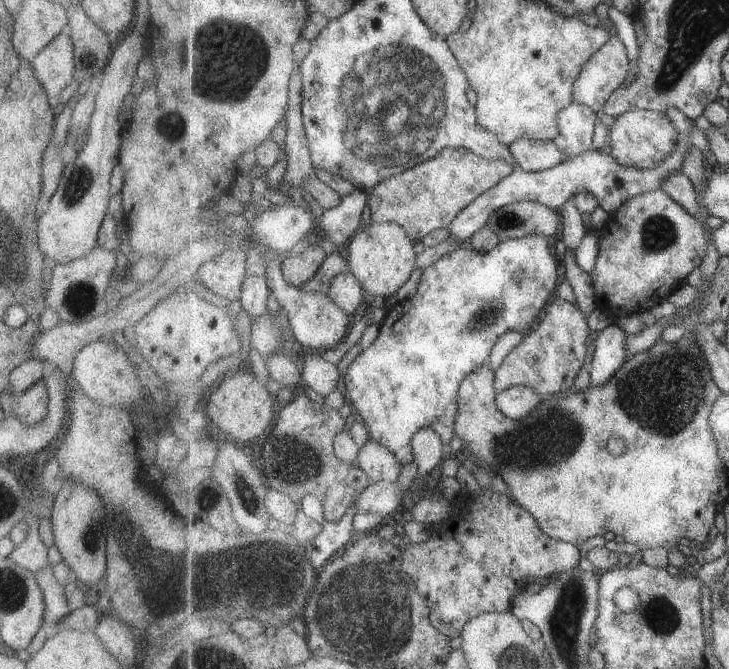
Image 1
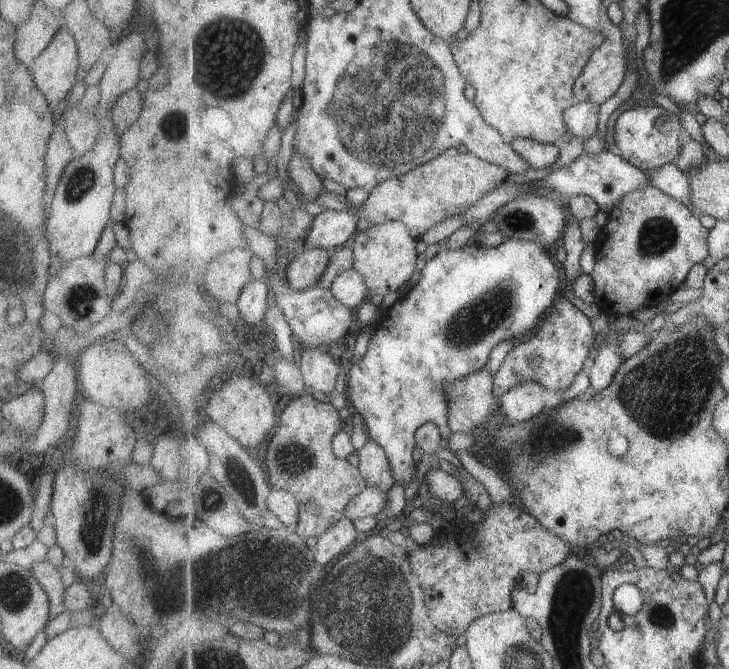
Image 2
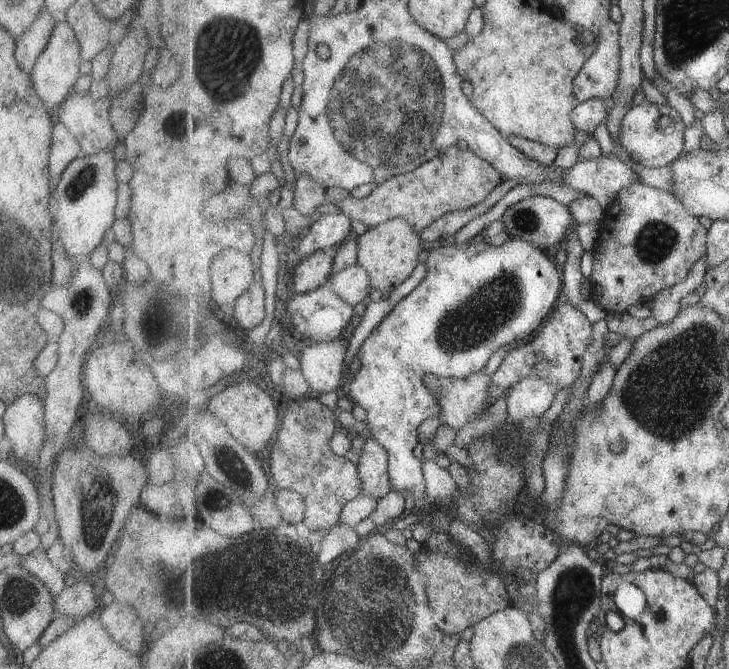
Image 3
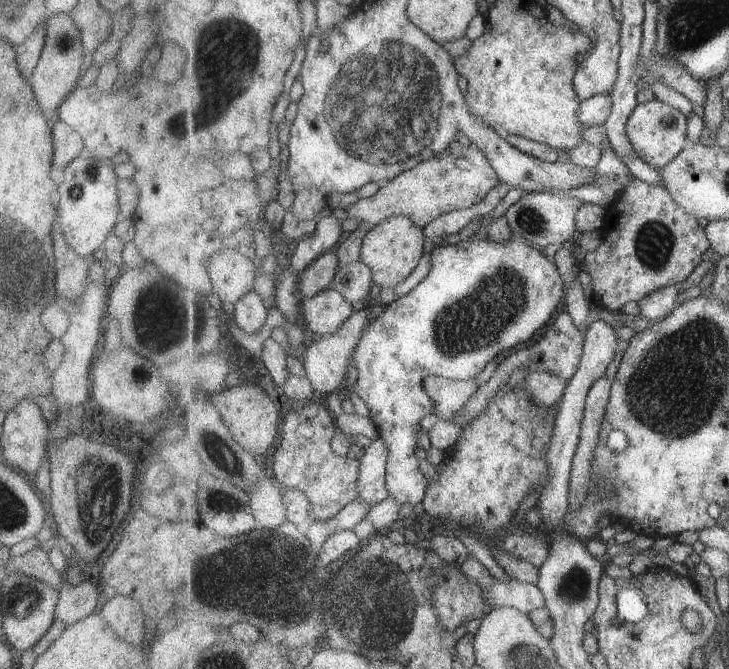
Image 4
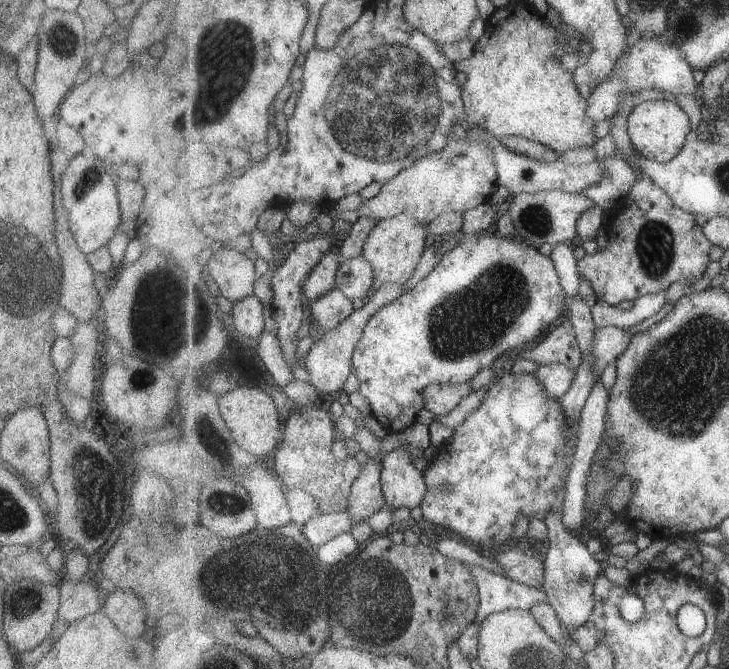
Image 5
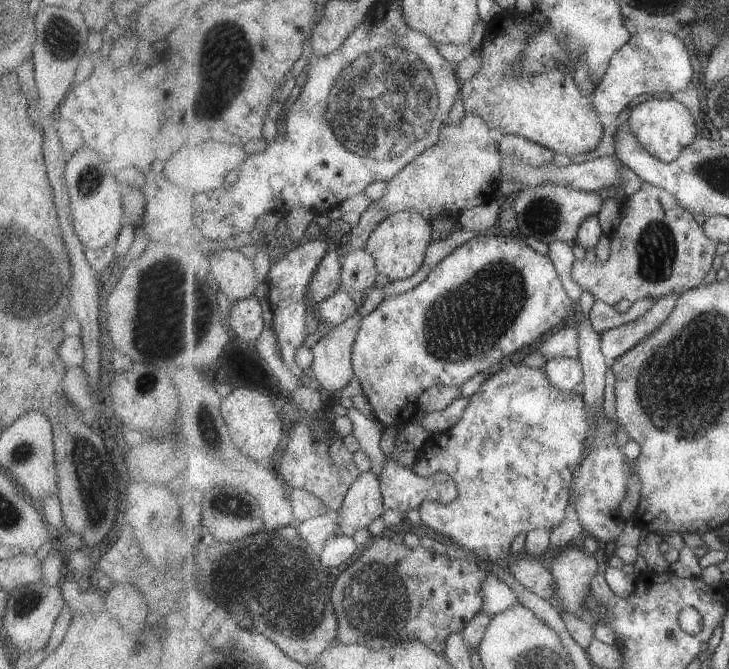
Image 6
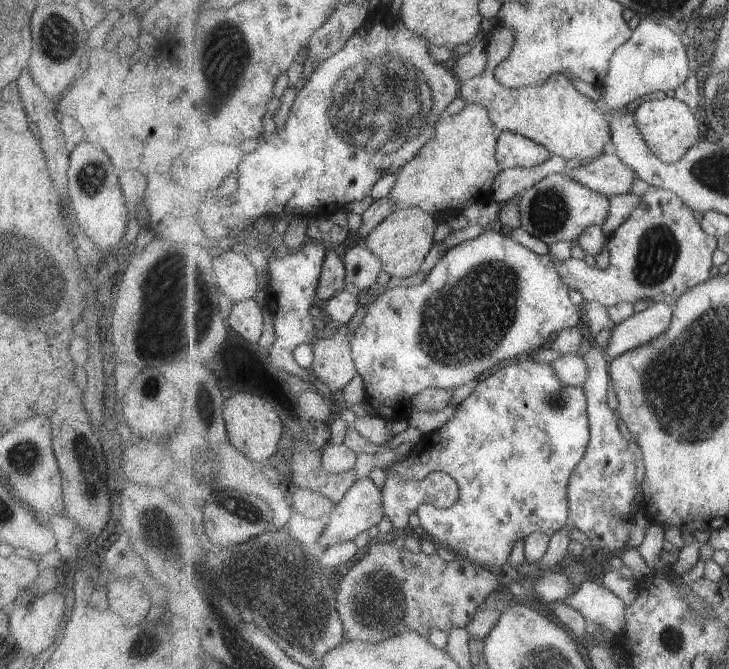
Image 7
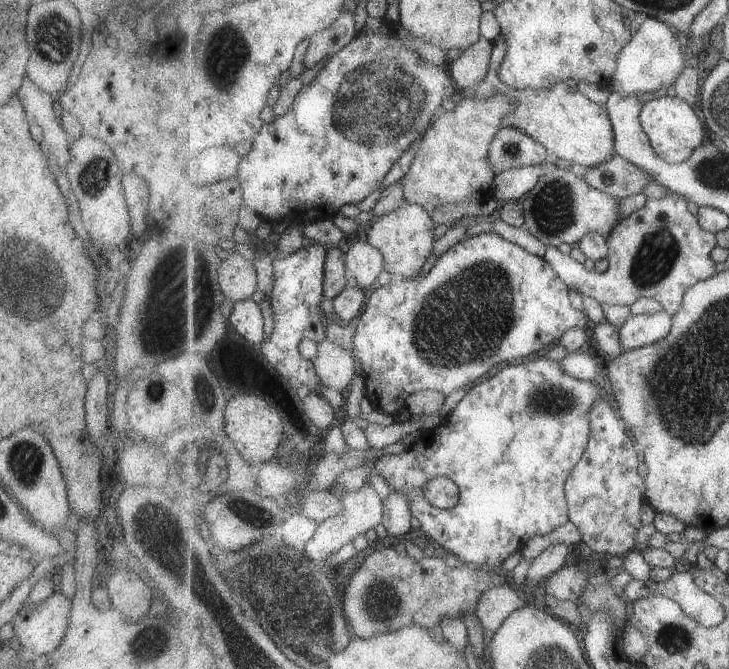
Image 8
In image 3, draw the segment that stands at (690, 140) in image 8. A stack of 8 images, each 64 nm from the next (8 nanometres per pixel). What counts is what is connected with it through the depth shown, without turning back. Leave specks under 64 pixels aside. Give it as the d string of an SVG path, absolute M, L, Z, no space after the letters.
M644 102L637 105L625 116L621 124L621 144L629 150L635 162L645 164L647 168L669 166L685 152L686 131L681 114L669 105Z

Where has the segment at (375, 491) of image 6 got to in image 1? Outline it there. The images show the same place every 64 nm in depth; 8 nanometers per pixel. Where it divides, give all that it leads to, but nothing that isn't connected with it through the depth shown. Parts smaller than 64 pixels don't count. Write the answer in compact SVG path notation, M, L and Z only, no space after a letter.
M369 439L361 448L358 456L359 467L369 476L371 483L382 480L395 482L401 474L401 462L397 456L379 442Z

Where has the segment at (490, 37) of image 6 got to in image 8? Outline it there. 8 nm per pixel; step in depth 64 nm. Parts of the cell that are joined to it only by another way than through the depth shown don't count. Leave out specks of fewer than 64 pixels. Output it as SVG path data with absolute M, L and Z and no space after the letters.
M499 35L494 41L493 54L489 74L483 82L465 88L462 92L466 97L493 98L495 92L505 92L505 96L515 102L513 114L506 118L503 127L517 128L539 140L548 148L553 157L567 160L570 164L585 165L587 168L595 168L611 158L615 158L615 130L606 105L597 104L594 99L589 99L578 91L573 92L567 82L561 82L553 86L551 90L536 90L531 87L526 89L514 89L501 80L498 72L507 54L507 42L505 36Z

